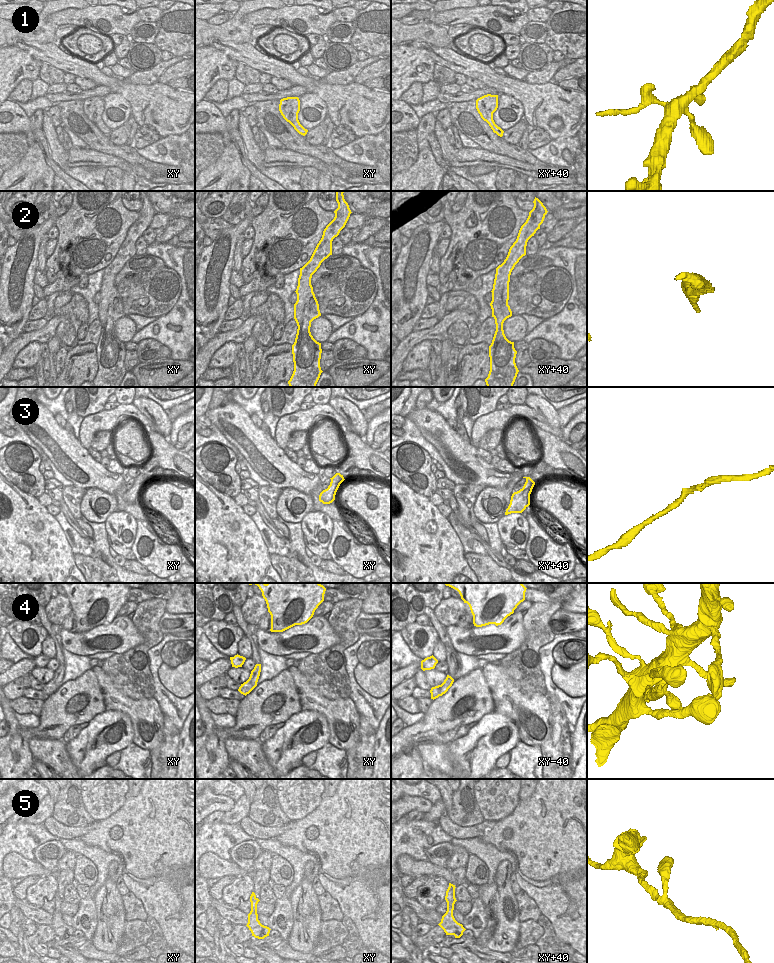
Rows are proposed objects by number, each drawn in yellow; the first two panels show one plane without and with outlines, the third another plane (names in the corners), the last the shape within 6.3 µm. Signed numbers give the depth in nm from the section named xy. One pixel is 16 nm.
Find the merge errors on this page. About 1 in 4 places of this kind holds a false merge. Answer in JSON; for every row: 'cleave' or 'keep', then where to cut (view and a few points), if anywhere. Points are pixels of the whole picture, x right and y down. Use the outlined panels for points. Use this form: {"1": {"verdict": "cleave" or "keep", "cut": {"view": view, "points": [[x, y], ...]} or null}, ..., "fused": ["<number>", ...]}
{"1": {"verdict": "keep", "cut": null}, "2": {"verdict": "keep", "cut": null}, "3": {"verdict": "keep", "cut": null}, "4": {"verdict": "keep", "cut": null}, "5": {"verdict": "keep", "cut": null}, "fused": []}

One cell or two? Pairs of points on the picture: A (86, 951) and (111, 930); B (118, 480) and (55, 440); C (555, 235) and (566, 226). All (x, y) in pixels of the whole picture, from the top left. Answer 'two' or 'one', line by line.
A: two
B: one
C: one

